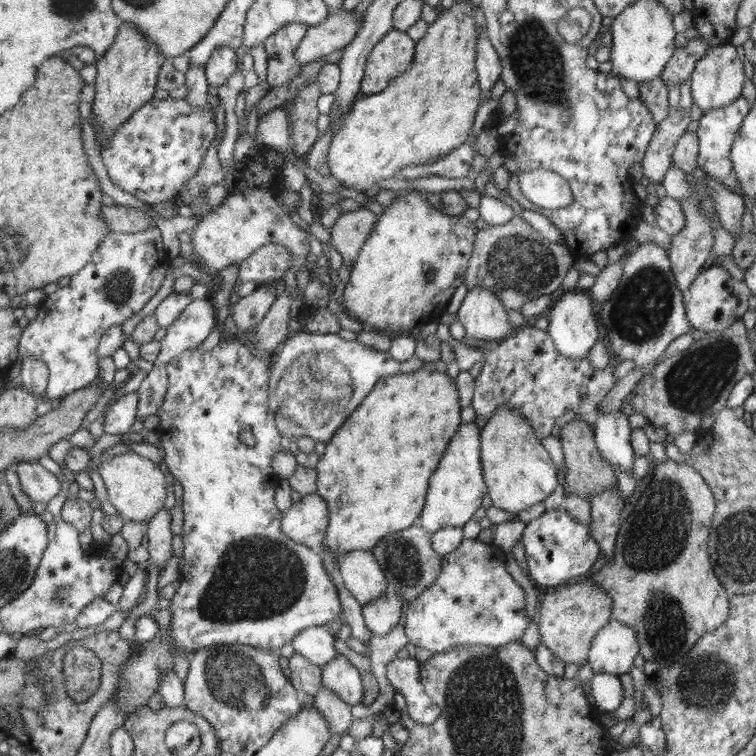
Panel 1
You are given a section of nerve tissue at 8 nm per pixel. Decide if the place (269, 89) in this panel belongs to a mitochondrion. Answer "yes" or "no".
no

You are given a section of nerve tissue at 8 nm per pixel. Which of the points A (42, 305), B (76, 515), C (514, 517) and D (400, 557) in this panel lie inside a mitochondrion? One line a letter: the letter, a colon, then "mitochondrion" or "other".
A: other
B: other
C: other
D: mitochondrion

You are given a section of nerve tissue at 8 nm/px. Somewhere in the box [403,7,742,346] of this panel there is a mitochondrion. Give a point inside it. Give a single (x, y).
(537, 62)

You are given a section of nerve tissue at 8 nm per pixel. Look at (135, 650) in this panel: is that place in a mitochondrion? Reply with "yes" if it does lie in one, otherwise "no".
no

